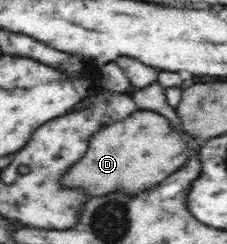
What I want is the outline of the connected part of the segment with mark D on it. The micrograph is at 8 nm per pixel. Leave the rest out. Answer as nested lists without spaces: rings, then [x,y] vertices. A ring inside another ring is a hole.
[[[138,109],[114,122],[91,136],[85,156],[59,180],[63,186],[83,190],[89,196],[103,196],[109,192],[139,194],[151,186],[157,186],[161,180],[181,168],[191,152],[197,152],[189,150],[185,138],[169,126],[166,118],[154,111]]]

